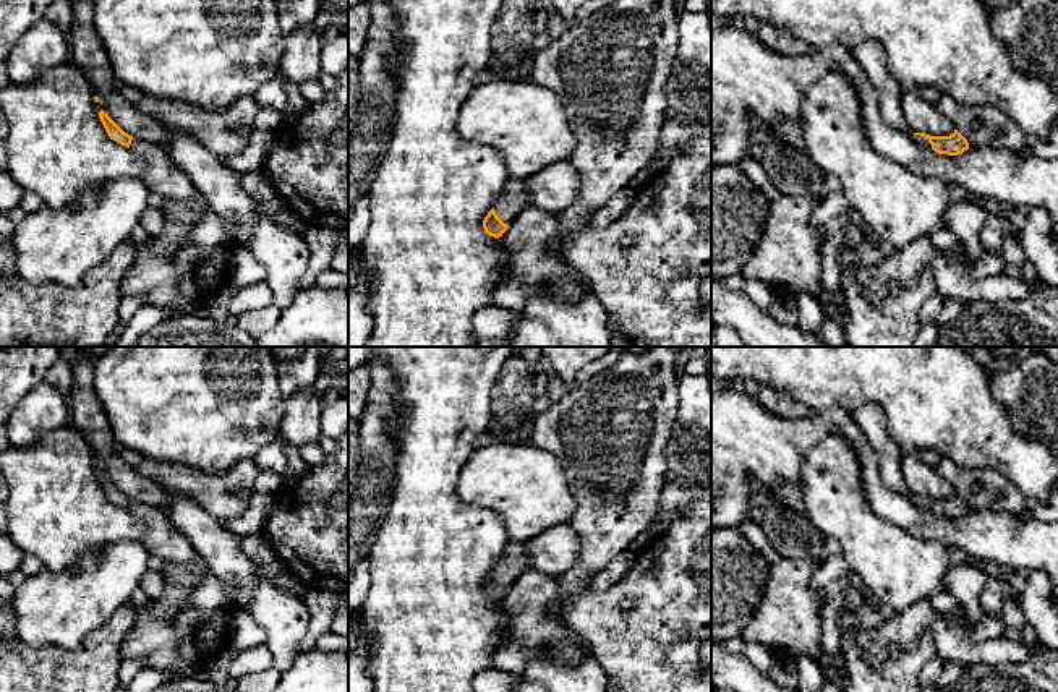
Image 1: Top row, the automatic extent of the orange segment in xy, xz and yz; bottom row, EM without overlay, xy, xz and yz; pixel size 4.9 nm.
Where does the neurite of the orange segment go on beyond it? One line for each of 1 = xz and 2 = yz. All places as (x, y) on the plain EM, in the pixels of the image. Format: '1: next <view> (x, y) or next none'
1: next xz (514, 561)
2: next yz (921, 503)

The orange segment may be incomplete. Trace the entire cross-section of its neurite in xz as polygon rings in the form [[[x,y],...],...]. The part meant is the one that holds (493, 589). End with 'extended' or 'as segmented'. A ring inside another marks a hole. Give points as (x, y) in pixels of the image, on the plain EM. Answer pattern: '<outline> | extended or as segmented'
[[[509,546],[496,569],[488,575],[483,583],[483,592],[489,600],[499,601],[507,593],[512,582],[530,567],[527,561],[527,548]]] | extended

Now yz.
[[[954,493],[949,499],[930,499],[925,496],[914,496],[914,502],[938,517],[959,519],[969,512],[967,502]]] | extended

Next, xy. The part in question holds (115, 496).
[[[104,473],[99,475],[99,481],[110,502],[130,510],[143,522],[144,532],[139,541],[147,548],[151,556],[159,557],[165,564],[188,564],[198,557],[193,545],[164,510],[130,499]]] | extended

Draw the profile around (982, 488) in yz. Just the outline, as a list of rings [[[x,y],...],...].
[[[951,459],[935,465],[941,475],[969,506],[969,509],[992,509],[1019,514],[1029,509],[1022,493],[993,468],[964,468]]]

